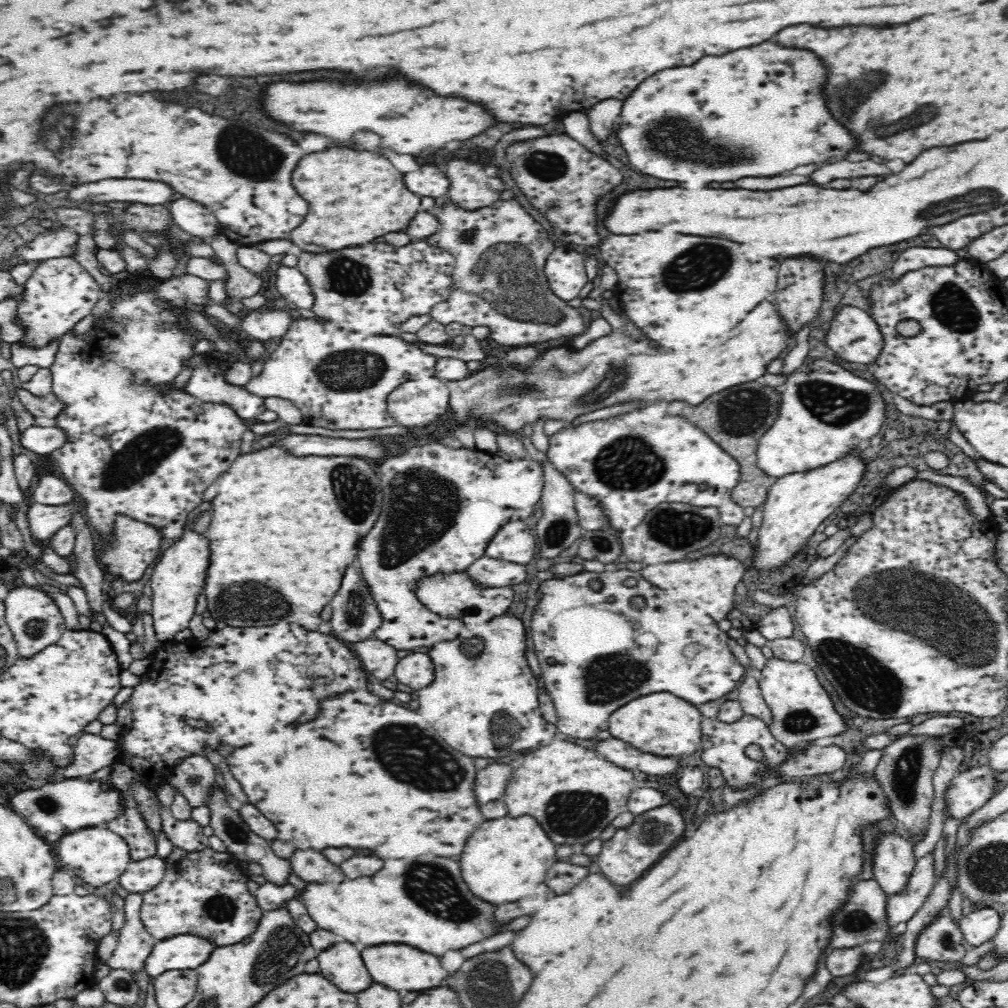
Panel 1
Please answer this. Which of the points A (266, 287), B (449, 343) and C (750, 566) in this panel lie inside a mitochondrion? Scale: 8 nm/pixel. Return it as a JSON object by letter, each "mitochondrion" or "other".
{"A":"other","B":"other","C":"other"}

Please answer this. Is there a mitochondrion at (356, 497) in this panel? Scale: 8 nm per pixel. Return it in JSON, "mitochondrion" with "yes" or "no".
{"mitochondrion":"yes"}

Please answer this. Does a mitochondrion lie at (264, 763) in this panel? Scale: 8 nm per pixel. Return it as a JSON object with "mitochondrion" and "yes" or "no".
{"mitochondrion":"no"}

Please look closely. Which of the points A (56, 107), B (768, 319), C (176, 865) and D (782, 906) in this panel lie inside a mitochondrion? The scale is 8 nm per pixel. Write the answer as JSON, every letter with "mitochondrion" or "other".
{"A":"other","B":"other","C":"other","D":"other"}

